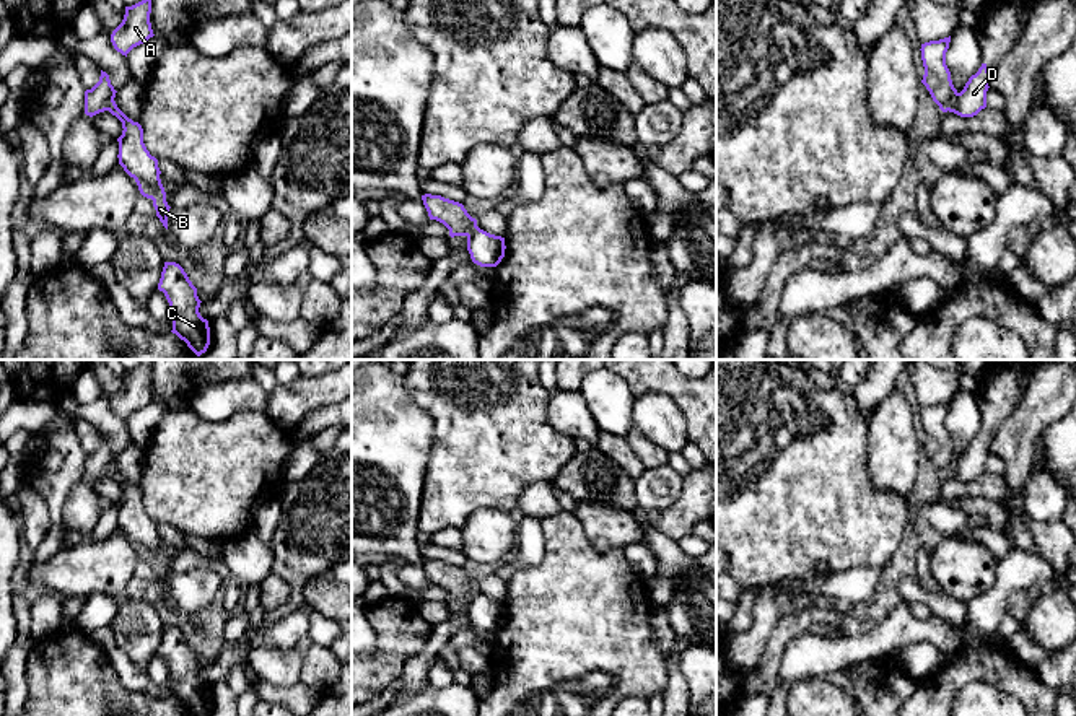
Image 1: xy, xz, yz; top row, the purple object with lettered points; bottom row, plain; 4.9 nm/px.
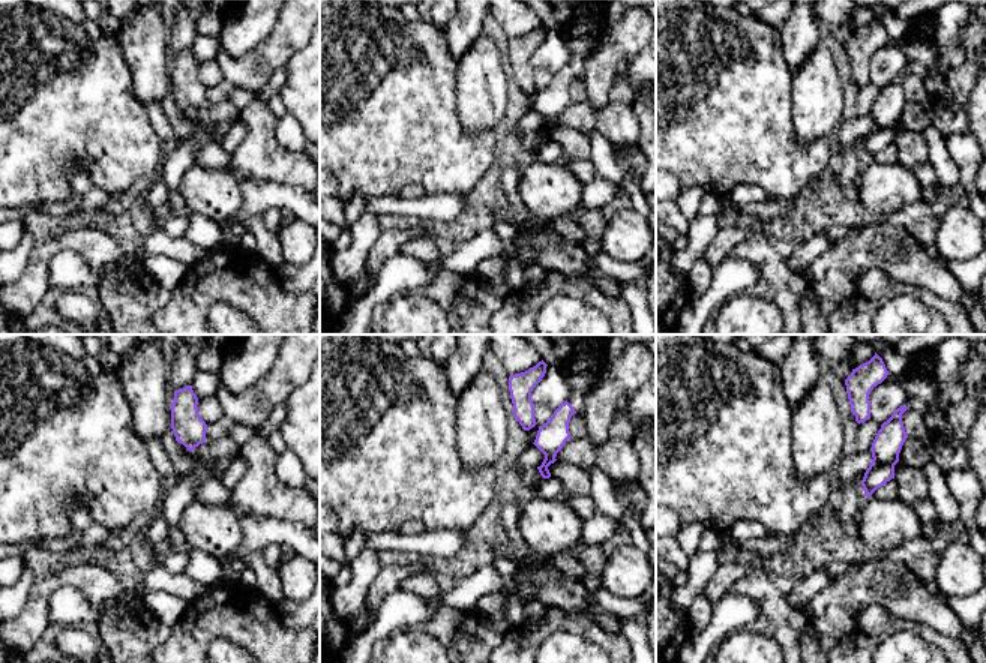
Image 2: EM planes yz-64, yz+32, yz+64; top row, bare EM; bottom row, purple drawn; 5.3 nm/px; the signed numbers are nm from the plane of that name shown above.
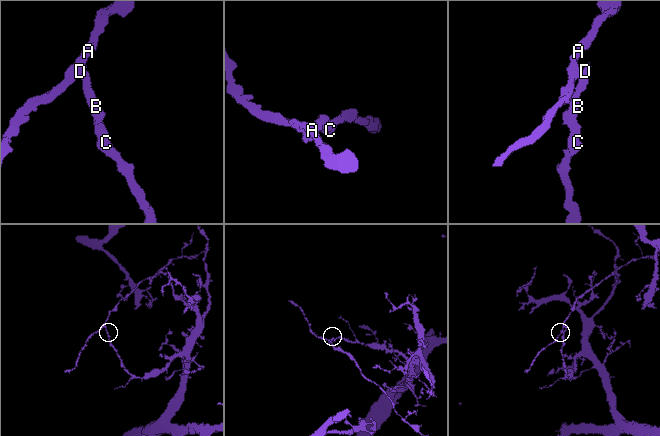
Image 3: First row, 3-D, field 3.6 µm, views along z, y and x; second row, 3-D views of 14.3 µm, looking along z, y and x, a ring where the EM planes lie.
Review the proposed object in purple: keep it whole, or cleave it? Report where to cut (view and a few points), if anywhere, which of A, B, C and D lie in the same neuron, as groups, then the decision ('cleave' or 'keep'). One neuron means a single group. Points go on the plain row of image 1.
cut yz (959, 458), (948, 474); groups A / B C D; cleave

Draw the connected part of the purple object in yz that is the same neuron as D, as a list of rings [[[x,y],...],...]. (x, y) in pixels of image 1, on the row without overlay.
[[[982,428],[978,436],[969,443],[964,454],[957,459],[949,477],[960,482],[973,482],[986,472],[990,436],[986,428]]]

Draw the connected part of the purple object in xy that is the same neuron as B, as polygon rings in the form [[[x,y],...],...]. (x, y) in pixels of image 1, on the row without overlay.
[[[112,465],[107,475],[122,487],[124,493],[122,500],[117,503],[119,529],[130,542],[135,544],[140,558],[153,565],[156,581],[168,594],[168,578],[171,571],[166,566],[166,557],[160,544],[161,535],[158,532],[158,524],[150,519],[143,508],[142,490],[129,483],[117,472],[116,465]]]

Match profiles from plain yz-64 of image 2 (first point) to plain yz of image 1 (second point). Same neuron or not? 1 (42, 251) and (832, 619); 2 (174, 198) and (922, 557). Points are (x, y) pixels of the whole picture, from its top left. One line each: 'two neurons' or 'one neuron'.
1: one neuron
2: one neuron

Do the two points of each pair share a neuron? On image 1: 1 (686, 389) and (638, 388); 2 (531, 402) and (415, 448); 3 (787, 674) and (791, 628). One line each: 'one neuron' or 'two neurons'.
1: one neuron
2: two neurons
3: two neurons

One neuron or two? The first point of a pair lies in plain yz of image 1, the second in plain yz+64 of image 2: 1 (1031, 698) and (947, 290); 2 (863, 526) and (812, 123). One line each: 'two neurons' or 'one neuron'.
1: two neurons
2: two neurons

